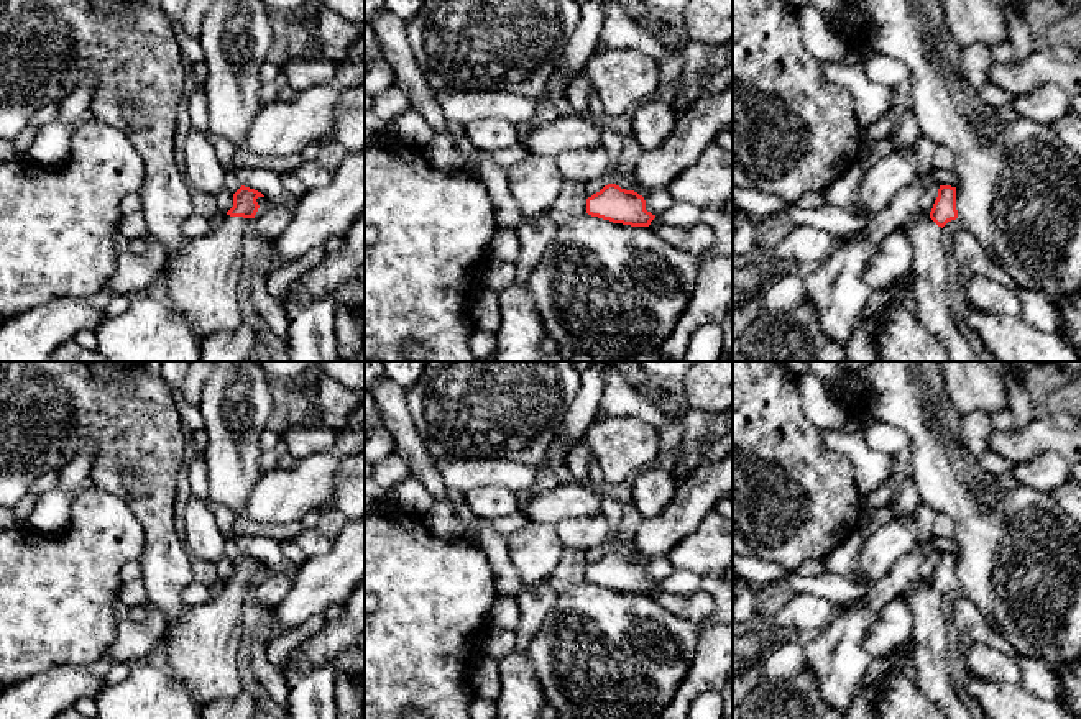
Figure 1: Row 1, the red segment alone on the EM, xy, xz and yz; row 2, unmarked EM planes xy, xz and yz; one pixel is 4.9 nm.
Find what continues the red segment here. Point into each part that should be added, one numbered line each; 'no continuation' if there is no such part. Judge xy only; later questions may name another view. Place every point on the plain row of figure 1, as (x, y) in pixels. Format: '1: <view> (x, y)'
1: xy (202, 645)

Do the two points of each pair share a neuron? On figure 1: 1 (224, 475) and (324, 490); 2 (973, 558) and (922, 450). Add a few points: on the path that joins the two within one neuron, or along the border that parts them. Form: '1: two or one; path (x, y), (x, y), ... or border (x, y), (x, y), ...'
1: two; border (260, 478), (250, 499), (237, 511)
2: one; path (973, 532), (973, 508), (948, 476)

